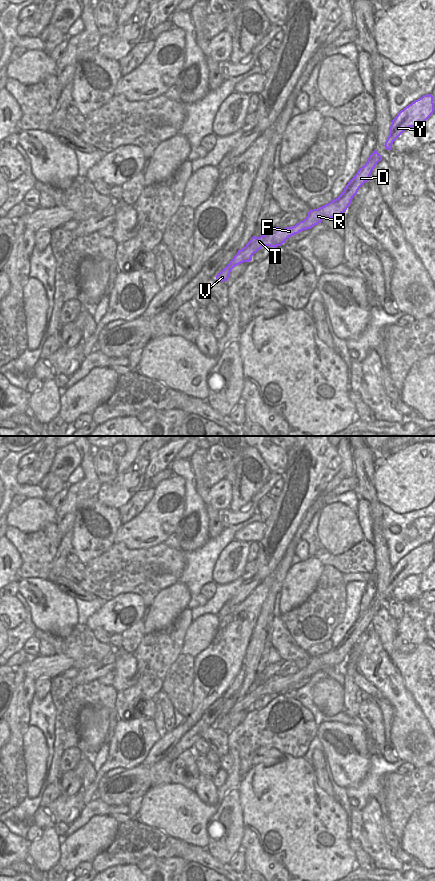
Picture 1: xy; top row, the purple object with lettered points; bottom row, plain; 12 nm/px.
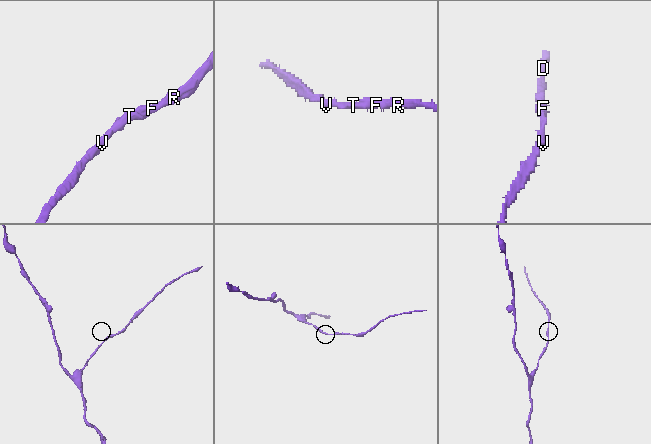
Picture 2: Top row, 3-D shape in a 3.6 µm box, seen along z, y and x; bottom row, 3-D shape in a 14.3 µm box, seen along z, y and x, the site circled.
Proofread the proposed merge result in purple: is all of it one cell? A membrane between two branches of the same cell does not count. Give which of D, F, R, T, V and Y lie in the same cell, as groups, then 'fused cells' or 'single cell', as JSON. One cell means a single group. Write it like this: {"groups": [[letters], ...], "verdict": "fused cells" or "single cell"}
{"groups": [["D", "F", "R", "T", "V", "Y"]], "verdict": "single cell"}

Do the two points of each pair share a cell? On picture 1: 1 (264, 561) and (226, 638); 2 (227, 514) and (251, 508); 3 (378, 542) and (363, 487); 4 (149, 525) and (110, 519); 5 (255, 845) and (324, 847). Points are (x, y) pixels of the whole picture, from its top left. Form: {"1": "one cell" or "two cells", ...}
{"1": "two cells", "2": "one cell", "3": "one cell", "4": "two cells", "5": "one cell"}

